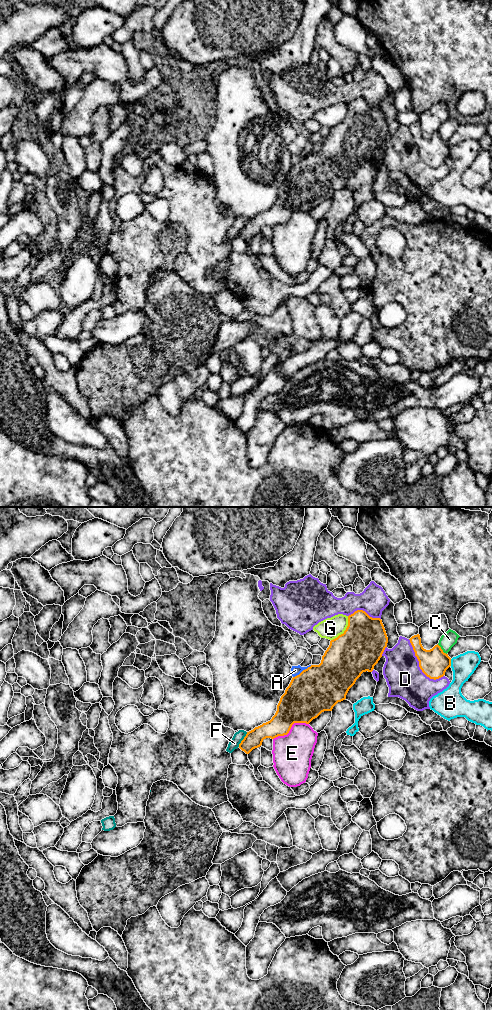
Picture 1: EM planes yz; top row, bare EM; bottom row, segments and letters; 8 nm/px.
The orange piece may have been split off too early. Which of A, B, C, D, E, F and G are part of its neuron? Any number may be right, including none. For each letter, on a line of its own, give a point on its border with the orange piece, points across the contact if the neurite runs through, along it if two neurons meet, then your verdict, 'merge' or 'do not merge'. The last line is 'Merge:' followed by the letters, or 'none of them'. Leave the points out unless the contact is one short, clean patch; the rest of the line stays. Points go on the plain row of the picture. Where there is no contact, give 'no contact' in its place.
A: meets orange in yz at (303, 158); border along yz (311, 153), (293, 165); do not merge
B: meets orange in yz at (450, 150); do not merge
C: meets orange in yz at (441, 137); do not merge
D: meets orange in yz at (419, 153); do not merge
E: meets orange in yz at (290, 216); border along yz (308, 211), (294, 211), (286, 222), (278, 223), (273, 227); do not merge
F: meets orange in yz at (243, 227); border along yz (247, 220), (238, 234); do not merge
G: meets orange in yz at (345, 118); do not merge
Merge: none of them

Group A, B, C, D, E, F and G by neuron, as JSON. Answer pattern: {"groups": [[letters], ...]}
{"groups": [["A"], ["B"], ["C"], ["D"], ["E"], ["F"], ["G"]]}

